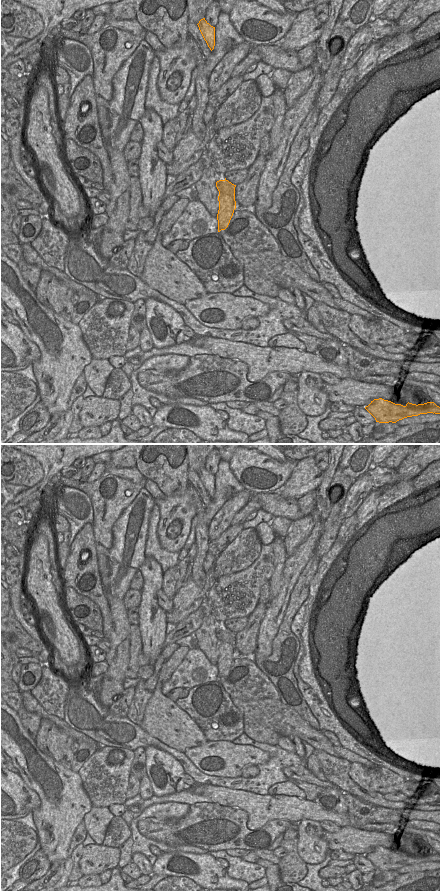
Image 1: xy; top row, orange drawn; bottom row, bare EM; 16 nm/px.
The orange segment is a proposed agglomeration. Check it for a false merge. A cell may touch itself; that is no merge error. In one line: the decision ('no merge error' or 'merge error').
merge error

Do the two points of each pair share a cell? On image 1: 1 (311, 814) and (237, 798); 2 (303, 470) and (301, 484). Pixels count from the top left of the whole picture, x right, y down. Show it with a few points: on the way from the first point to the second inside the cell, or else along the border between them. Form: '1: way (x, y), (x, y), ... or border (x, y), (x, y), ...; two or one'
1: way (293, 810), (267, 810), (255, 805); one
2: way (303, 473), (301, 481); one

